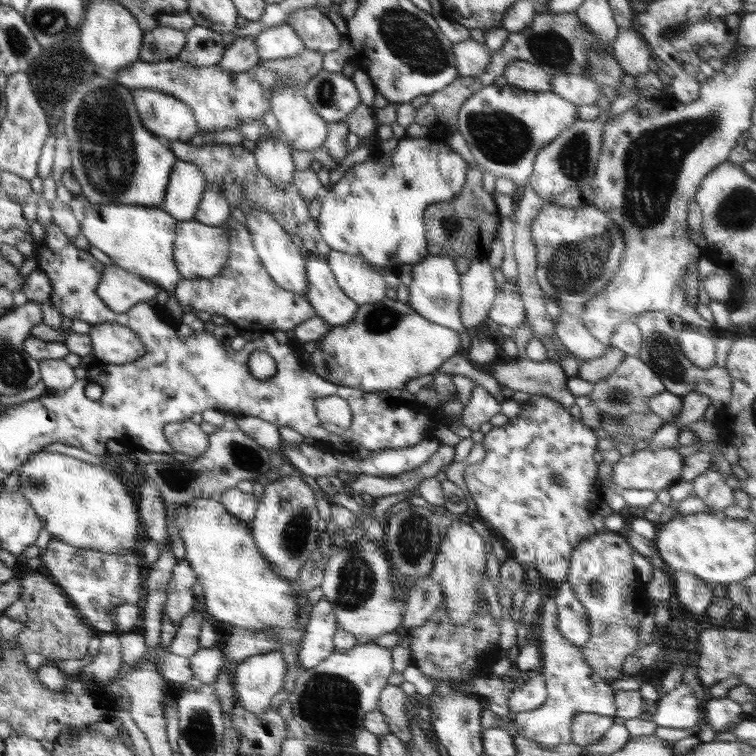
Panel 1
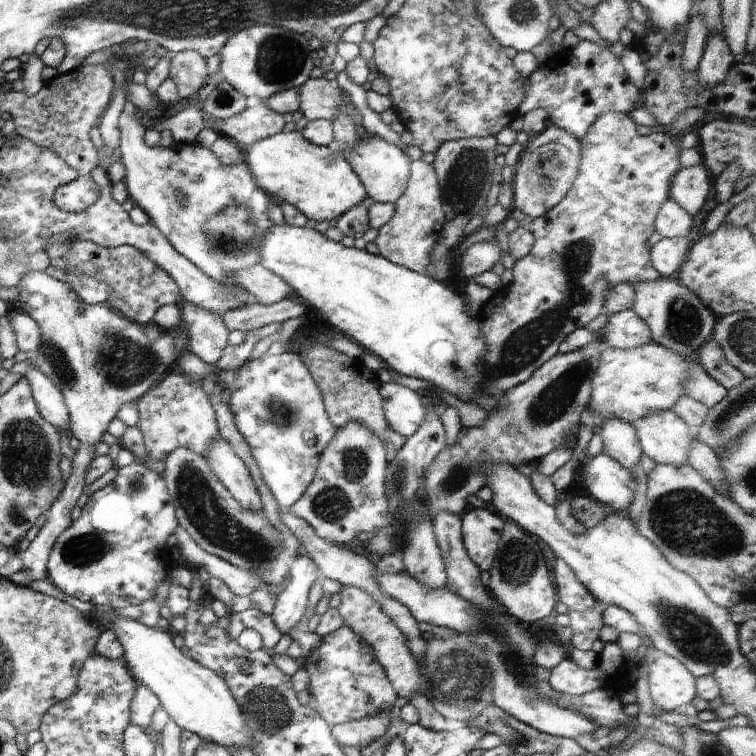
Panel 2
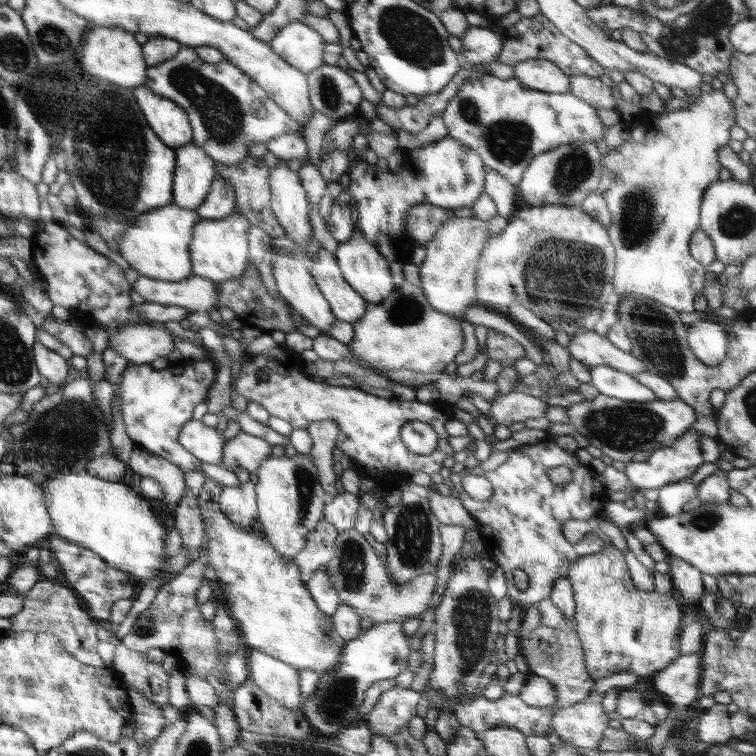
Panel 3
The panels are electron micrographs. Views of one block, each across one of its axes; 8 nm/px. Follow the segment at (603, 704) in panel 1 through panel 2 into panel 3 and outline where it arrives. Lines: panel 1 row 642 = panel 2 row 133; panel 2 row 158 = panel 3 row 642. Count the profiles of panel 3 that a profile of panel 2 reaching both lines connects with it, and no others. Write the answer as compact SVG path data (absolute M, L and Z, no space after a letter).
M546 598L540 603L527 607L524 620L519 630L520 662L528 674L551 680L556 692L554 707L530 707L519 696L508 695L498 700L487 700L485 697L476 697L474 701L456 707L456 718L461 726L466 726L476 732L490 730L494 727L508 725L516 727L525 737L547 738L551 730L551 718L556 710L570 708L580 704L590 696L595 681L589 677L585 667L583 646L573 628L575 624L569 619L554 602Z

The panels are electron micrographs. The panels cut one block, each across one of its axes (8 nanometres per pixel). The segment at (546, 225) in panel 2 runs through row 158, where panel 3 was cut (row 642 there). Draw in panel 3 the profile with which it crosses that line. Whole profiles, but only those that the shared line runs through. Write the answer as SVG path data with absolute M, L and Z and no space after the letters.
M607 541L607 543L604 545L604 548L600 552L582 556L580 559L574 561L570 566L567 579L571 583L571 588L573 589L573 596L576 604L576 610L573 614L574 618L572 619L572 622L575 624L573 628L575 629L578 639L583 646L585 667L587 668L589 677L592 680L597 681L624 671L630 671L642 677L650 676L657 673L658 671L661 671L665 666L668 666L668 663L673 658L676 658L681 654L680 636L682 632L682 610L680 610L680 604L678 600L673 598L674 592L670 591L667 594L659 594L656 591L646 592L644 590L640 590L640 588L637 588L629 574L624 552L615 547L611 542Z

